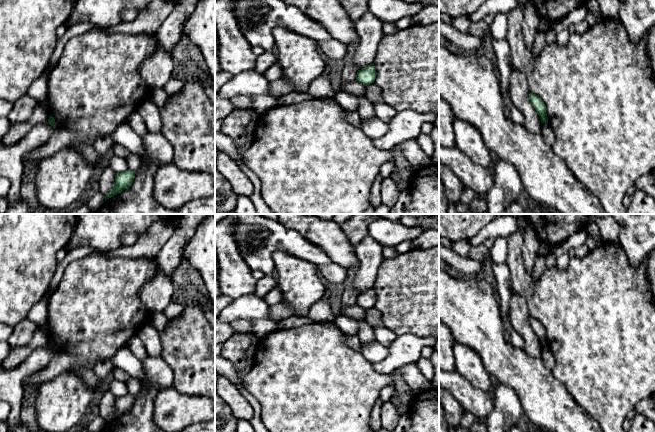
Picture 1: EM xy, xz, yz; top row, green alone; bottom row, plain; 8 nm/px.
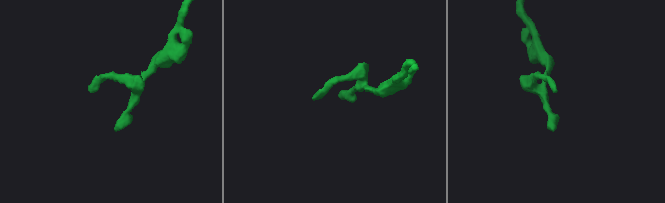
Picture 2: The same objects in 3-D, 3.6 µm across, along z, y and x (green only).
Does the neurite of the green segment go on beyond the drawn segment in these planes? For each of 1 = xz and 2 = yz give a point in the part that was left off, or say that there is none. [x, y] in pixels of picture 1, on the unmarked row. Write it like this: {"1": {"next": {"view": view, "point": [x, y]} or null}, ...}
{"1": {"next": null}, "2": {"next": null}}

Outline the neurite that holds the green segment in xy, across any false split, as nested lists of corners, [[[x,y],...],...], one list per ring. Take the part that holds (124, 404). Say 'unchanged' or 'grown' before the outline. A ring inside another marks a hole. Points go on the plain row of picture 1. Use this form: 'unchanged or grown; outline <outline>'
unchanged; outline [[[126,394],[122,397],[116,397],[115,406],[111,416],[104,420],[105,425],[115,419],[121,417],[123,414],[129,412],[135,402],[135,395]]]

